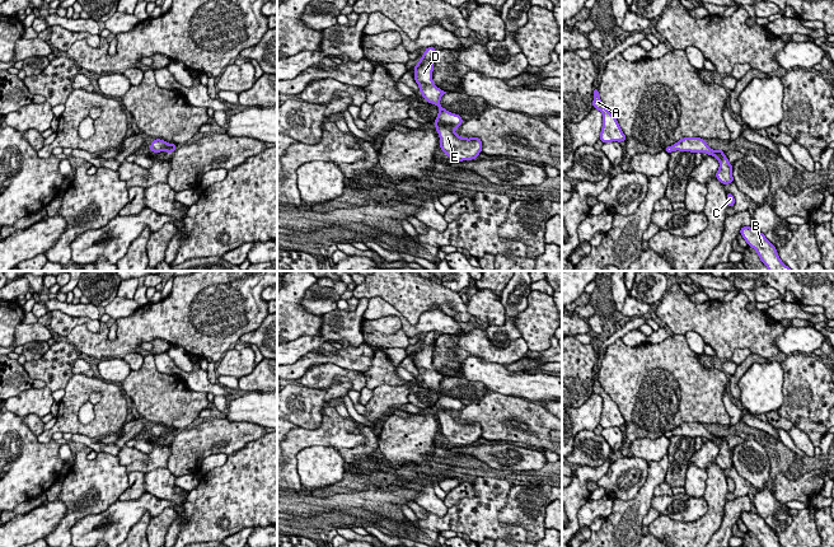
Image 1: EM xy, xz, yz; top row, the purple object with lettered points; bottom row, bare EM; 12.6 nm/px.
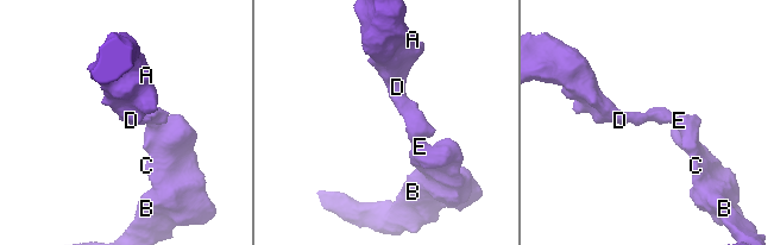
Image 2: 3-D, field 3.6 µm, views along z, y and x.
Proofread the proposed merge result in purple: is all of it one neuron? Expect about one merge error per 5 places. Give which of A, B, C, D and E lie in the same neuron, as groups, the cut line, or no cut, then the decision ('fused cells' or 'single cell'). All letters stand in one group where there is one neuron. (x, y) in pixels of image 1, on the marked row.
groups A B C D E; cut none; single cell

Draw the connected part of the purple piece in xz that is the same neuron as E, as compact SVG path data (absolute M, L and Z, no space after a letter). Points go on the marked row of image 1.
M427 47L421 60L414 66L414 80L420 87L422 97L428 103L440 108L434 122L440 136L440 148L451 162L475 159L483 149L481 139L458 136L454 130L461 125L463 118L459 114L446 111L440 104L440 99L446 92L439 89L432 81L435 57L435 47Z

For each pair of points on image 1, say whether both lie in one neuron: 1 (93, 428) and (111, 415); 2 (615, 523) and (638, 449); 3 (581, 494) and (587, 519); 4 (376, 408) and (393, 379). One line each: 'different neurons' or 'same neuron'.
1: same neuron
2: different neurons
3: different neurons
4: different neurons

